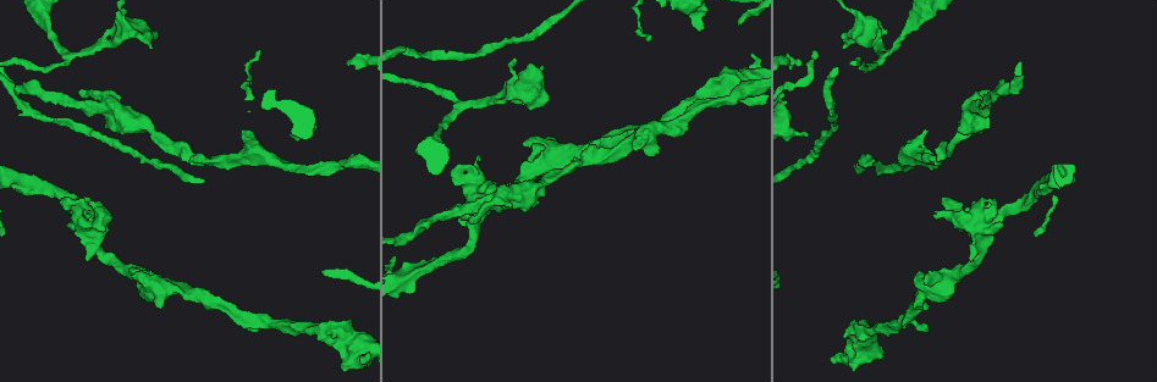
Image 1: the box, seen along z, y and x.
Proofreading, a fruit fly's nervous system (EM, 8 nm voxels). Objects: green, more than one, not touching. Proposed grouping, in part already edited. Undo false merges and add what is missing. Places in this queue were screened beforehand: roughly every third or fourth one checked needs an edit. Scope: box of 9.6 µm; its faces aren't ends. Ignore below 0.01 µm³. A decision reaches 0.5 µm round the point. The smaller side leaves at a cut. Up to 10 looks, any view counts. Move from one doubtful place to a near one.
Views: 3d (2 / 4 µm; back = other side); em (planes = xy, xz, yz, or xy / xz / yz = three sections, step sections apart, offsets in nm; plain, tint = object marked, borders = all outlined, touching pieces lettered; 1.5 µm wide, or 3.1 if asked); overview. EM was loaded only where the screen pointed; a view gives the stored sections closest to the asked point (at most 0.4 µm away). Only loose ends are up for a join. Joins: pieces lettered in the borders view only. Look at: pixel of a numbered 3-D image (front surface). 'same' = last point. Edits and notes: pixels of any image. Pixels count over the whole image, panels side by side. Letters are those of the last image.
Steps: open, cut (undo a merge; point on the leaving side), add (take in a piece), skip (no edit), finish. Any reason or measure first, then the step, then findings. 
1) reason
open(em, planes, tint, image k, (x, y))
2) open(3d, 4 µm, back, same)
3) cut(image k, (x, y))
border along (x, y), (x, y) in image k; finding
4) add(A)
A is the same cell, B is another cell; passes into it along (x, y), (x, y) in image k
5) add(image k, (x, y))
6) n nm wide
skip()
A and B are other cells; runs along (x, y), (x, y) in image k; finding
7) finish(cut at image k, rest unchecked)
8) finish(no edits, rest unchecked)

open(em, planes, borders, image 1, (805, 132))

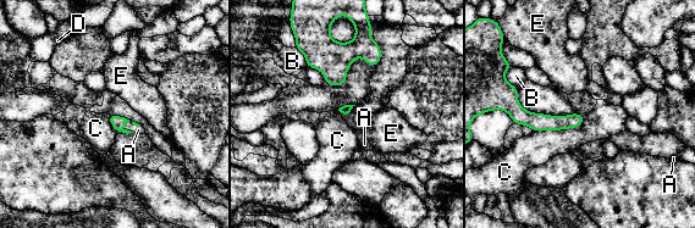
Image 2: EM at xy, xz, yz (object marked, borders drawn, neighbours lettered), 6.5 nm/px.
C touches over 360 nm
add(A)
A is the same cell, B, C, D and E are other cells; passes into it along (116, 121), (128, 121), (138, 129) in image 2; the cell continues

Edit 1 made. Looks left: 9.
redraw
open(overview)

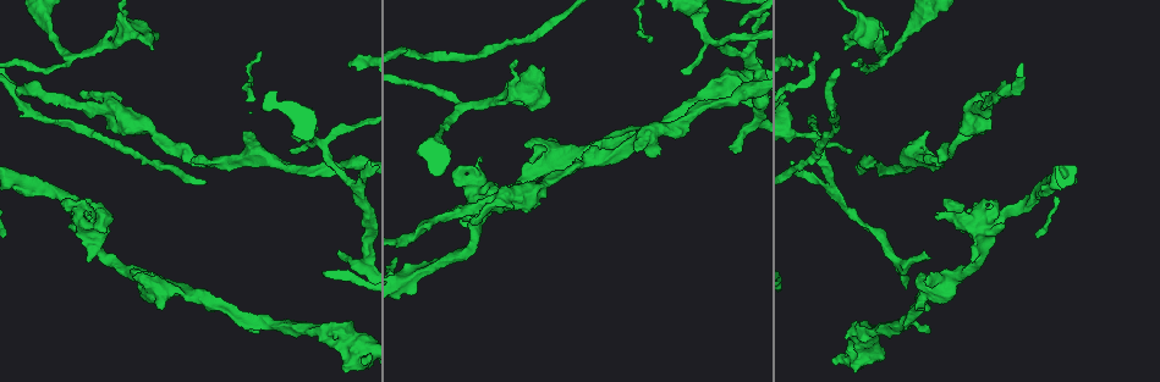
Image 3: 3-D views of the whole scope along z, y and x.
branch stops here
open(3d, 2 µm, image 3, (926, 274))

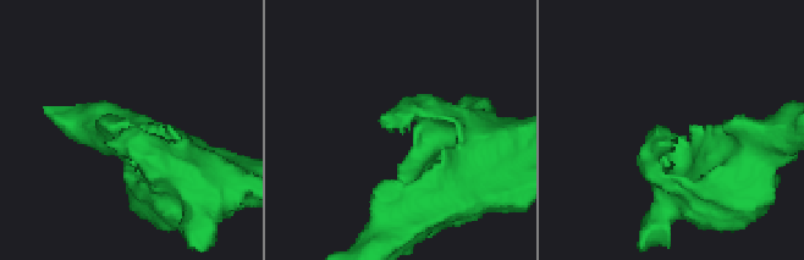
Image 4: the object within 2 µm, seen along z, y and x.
need the tissue
open(em, planes, borders, image 4, (386, 129))

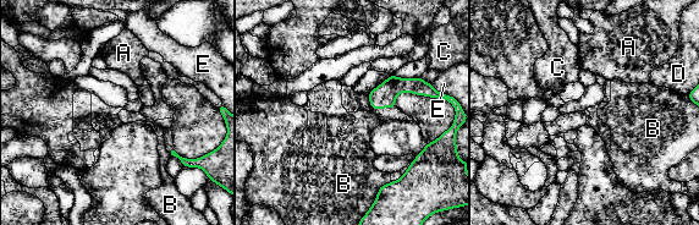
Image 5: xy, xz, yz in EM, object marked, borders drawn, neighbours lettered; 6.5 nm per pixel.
E touches over 220 nm
skip()
A, B, C, D and E are other cells; runs along (370, 95), (418, 86), (446, 97) in image 5; no lettered piece goes on from it

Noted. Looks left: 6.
open(3d, 2 µm, image 3, (247, 132))

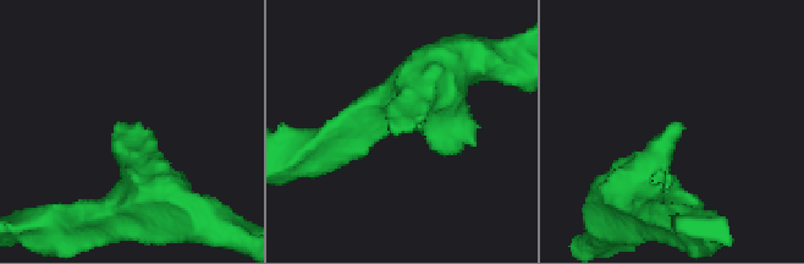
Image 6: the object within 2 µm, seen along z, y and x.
shape alone is not enough
open(em, yz, step 8, tint, image 6, (393, 131))

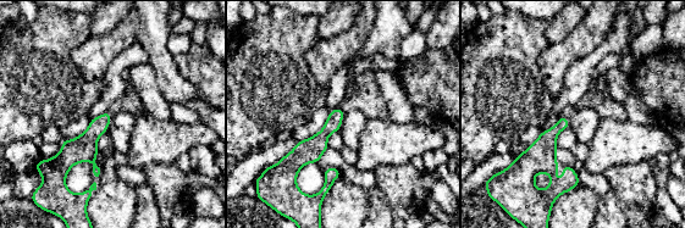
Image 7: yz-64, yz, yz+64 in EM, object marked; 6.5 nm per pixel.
another direction
open(em, planes, borders, same)

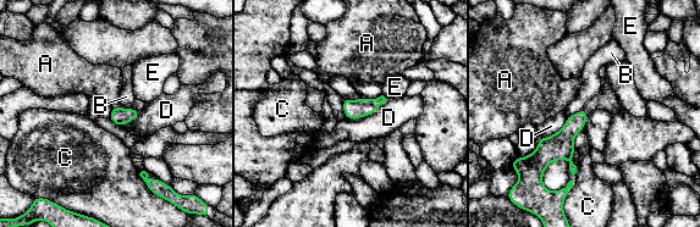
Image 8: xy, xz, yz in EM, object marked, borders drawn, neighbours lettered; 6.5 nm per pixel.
D touches over 280 nm
skip()
A, B, C, D and E are other cells; border along (387, 99), (373, 112), (351, 120) in image 8; none of them fits

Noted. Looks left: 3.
arms part here
open(em, planes, tint, image 3, (71, 54))

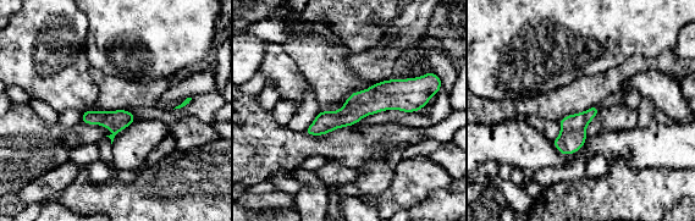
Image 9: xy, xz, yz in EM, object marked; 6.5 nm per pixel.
open(em, planes, borders, same)

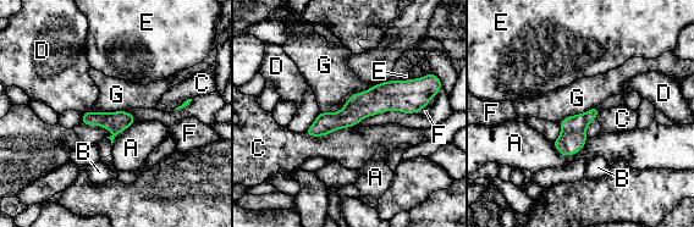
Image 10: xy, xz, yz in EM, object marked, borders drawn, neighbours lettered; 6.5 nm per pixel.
140 nm wide
skip()
A, B, C, D, E, F and G are other cells; one cell here

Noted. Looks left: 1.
finish(add at image 2, rest unchecked)

